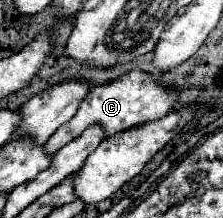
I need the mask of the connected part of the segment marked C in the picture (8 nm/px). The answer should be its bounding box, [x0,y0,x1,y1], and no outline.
[43,71,177,155]

